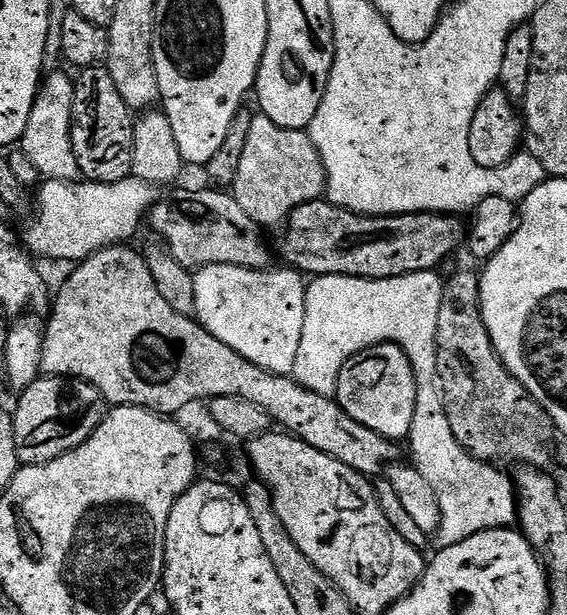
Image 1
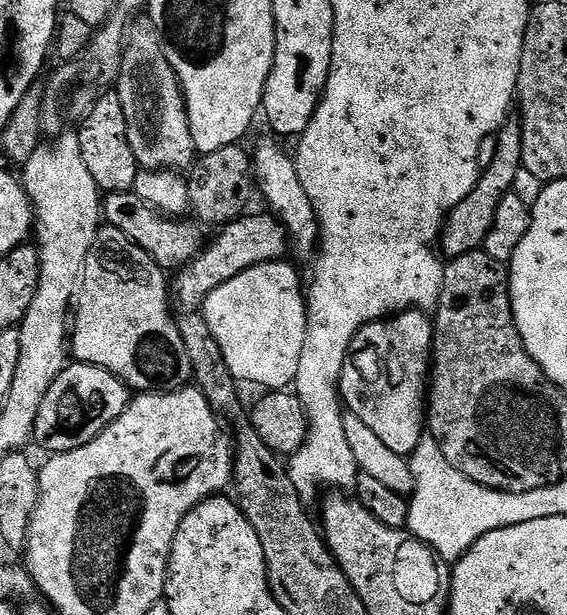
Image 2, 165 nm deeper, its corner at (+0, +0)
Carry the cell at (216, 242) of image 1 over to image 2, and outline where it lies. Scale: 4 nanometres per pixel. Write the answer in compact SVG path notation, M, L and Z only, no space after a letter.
M135 191L107 193L102 200L102 220L107 227L118 229L126 239L146 250L150 258L154 258L156 265L165 270L185 268L202 247L202 228L199 223L188 218L165 216L142 202L142 198L138 198Z

